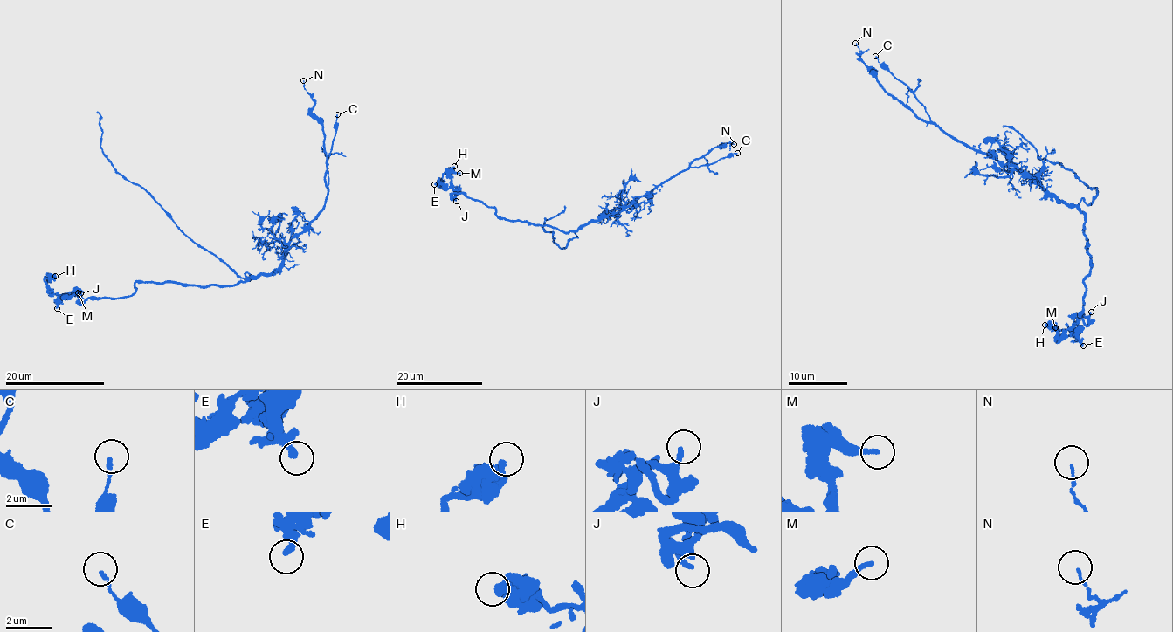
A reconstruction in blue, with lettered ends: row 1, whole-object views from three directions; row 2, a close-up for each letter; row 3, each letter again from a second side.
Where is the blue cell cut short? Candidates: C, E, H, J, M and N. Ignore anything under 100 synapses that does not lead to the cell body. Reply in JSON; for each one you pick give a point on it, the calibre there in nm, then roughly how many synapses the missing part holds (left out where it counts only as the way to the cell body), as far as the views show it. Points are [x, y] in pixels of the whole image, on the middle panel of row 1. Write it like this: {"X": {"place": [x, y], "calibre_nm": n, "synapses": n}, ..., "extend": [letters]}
{"extend": []}

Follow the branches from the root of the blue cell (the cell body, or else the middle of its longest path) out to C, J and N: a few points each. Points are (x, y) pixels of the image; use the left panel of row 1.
C: (251, 277), (282, 268), (293, 237), (307, 230), (323, 209), (328, 185), (326, 168), (337, 114)
J: (251, 277), (229, 286), (137, 283), (134, 292), (125, 297), (90, 298), (81, 305), (78, 296), (80, 293)
N: (251, 277), (282, 268), (293, 237), (322, 211), (325, 135), (303, 80)

